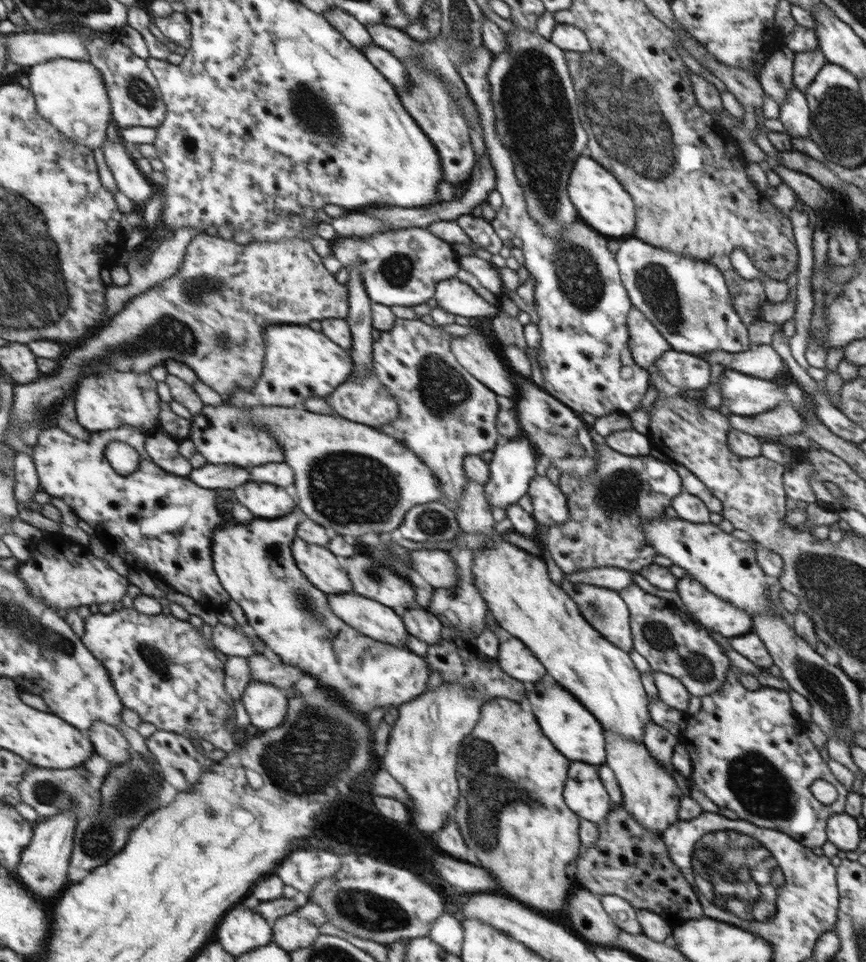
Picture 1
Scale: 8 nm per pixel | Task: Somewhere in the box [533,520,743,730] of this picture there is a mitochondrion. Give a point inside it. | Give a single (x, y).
(699, 668)

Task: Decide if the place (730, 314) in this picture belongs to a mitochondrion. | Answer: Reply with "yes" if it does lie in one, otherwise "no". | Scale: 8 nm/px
no

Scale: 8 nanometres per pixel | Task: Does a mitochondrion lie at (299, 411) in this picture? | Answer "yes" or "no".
no

